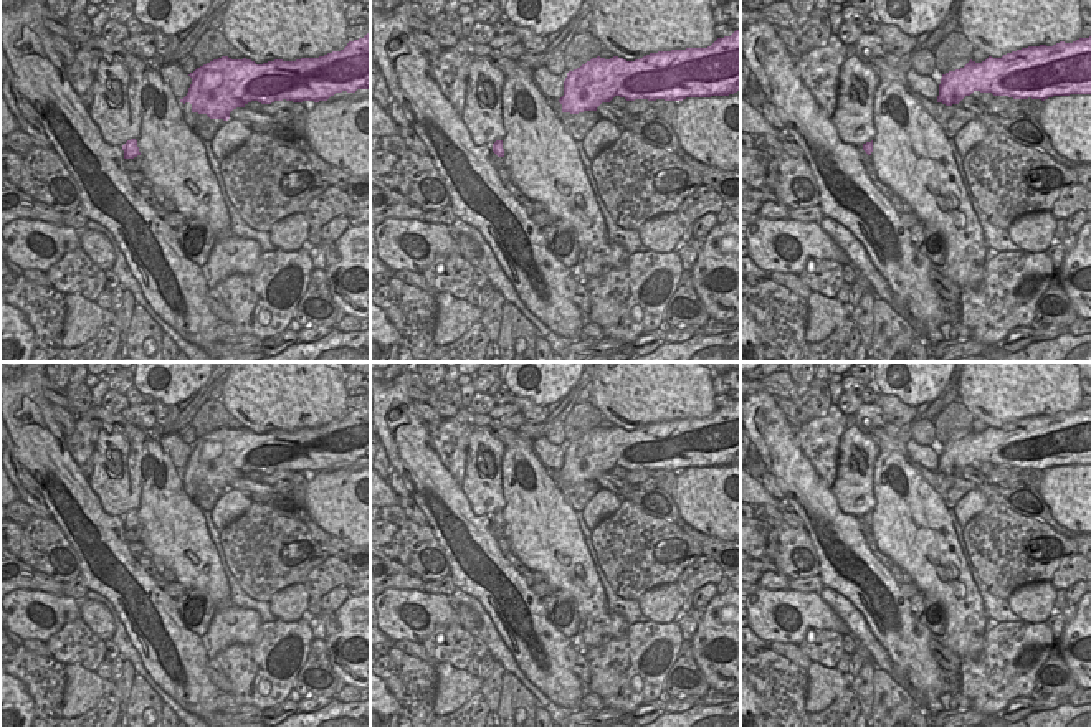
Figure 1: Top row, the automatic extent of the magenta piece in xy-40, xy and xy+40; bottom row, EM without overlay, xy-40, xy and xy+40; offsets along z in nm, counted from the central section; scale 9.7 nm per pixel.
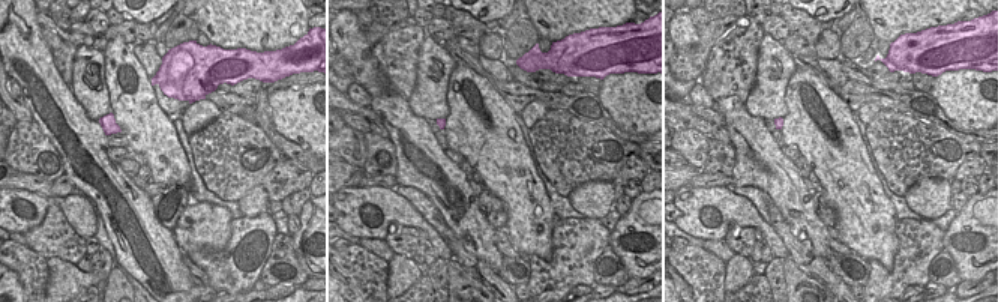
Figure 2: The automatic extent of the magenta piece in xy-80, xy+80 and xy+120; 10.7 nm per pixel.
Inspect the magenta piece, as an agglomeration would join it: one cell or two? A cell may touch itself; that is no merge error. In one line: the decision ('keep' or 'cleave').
keep

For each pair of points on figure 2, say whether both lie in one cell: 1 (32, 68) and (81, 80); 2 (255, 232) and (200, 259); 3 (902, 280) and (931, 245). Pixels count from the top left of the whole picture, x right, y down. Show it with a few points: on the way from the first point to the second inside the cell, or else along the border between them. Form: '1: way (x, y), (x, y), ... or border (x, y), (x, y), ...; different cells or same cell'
1: border (69, 86), (87, 117); different cells
2: way (242, 245), (228, 259), (213, 259); same cell
3: way (908, 271), (923, 254); same cell

